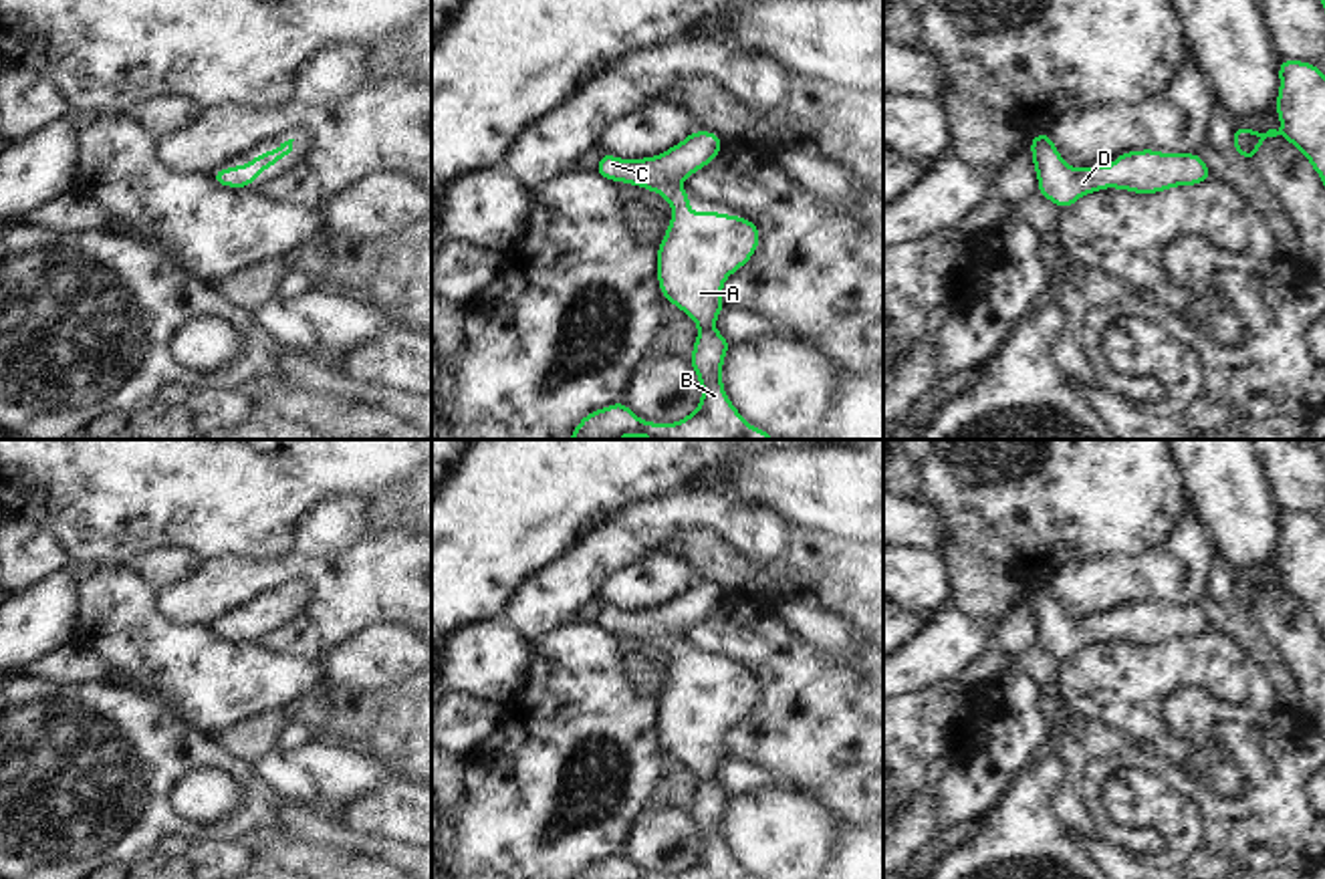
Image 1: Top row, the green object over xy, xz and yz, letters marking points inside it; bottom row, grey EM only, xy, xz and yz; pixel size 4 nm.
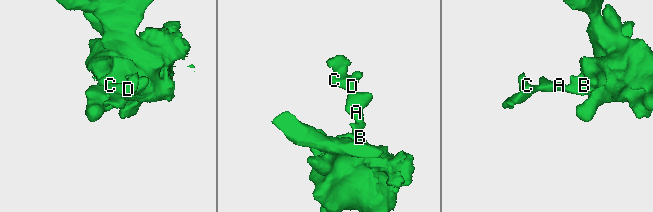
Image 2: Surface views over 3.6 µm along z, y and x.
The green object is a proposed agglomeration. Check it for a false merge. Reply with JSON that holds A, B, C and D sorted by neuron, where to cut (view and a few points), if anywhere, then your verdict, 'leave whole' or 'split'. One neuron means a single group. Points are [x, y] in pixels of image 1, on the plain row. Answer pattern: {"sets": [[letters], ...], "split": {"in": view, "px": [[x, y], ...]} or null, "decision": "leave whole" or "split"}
{"sets": [["A", "B", "C", "D"]], "split": null, "decision": "leave whole"}

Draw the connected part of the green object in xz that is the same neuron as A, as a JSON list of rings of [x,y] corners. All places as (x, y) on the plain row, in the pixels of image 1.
[[[694,583],[668,603],[621,611],[601,605],[595,625],[661,645],[676,663],[657,698],[659,744],[684,762],[700,780],[690,817],[702,837],[694,865],[676,875],[643,873],[617,853],[587,865],[577,879],[754,879],[730,855],[722,837],[722,814],[732,796],[714,774],[724,760],[724,732],[748,716],[760,696],[754,673],[720,663],[690,663],[690,645],[680,635],[714,613],[722,591],[712,583]]]

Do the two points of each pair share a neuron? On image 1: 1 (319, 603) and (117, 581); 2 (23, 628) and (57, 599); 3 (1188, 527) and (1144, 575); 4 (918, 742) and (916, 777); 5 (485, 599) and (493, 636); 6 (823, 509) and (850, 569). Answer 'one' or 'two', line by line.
1: two
2: one
3: one
4: one
5: two
6: two

